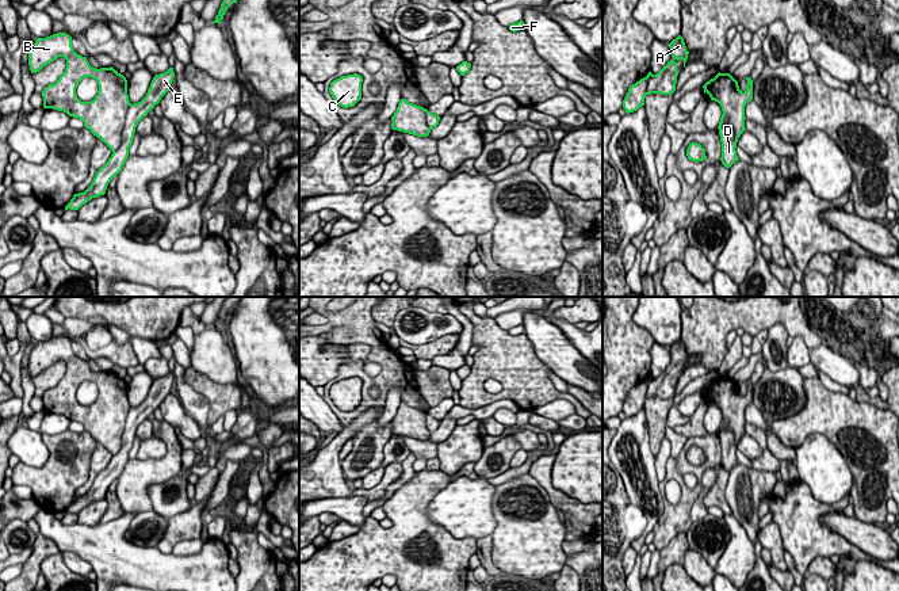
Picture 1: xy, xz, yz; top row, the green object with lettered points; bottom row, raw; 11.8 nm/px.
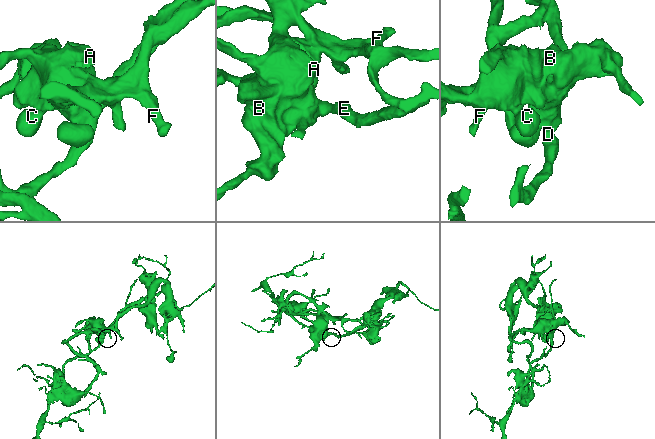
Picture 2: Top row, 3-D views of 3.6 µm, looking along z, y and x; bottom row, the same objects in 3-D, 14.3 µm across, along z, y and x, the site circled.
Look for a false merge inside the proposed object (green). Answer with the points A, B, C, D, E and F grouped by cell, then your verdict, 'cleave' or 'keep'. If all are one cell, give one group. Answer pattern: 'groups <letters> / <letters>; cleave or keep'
groups A B C F / D E; cleave

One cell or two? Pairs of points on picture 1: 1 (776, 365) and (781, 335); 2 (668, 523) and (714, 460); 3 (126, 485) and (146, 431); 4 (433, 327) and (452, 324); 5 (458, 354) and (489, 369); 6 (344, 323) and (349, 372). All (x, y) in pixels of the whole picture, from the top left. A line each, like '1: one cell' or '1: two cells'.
1: one cell
2: one cell
3: two cells
4: one cell
5: two cells
6: one cell

